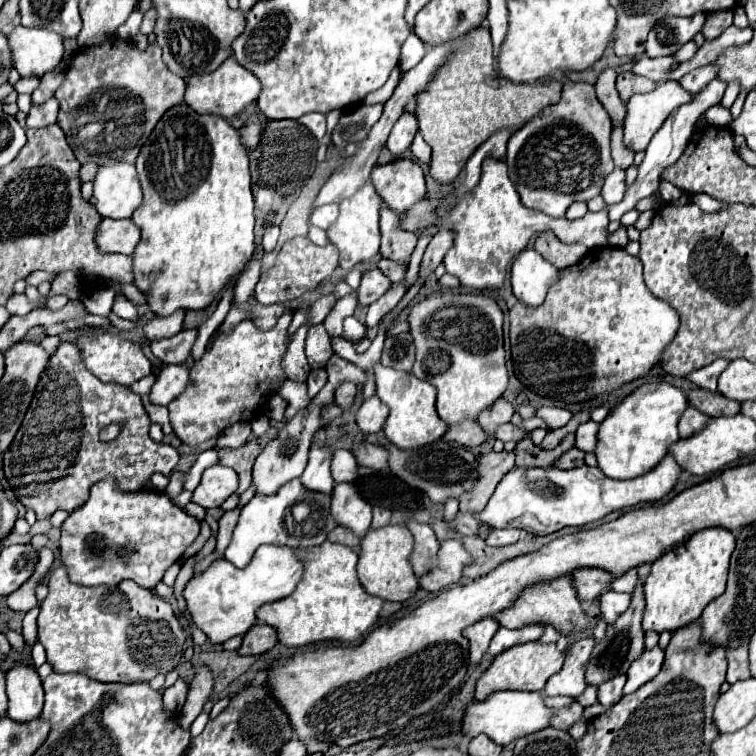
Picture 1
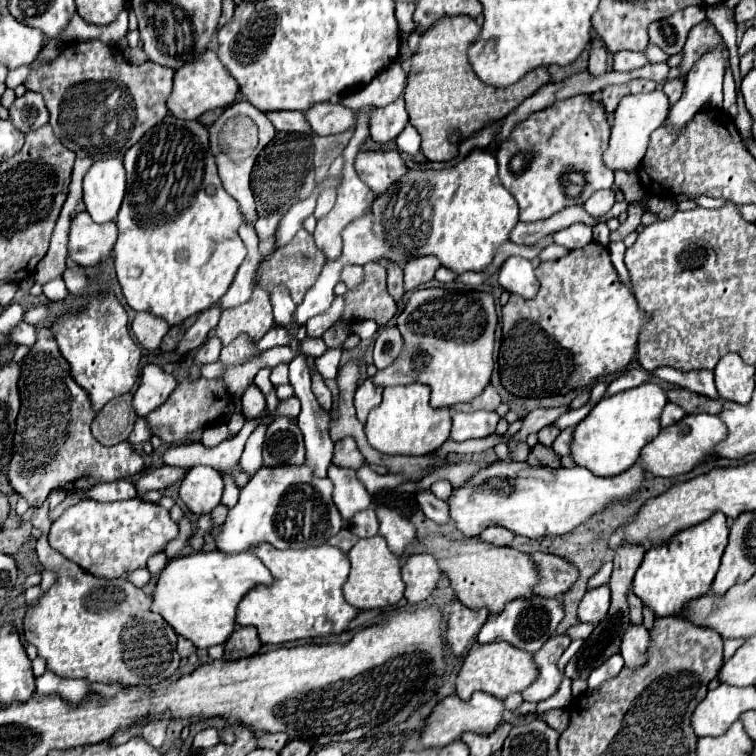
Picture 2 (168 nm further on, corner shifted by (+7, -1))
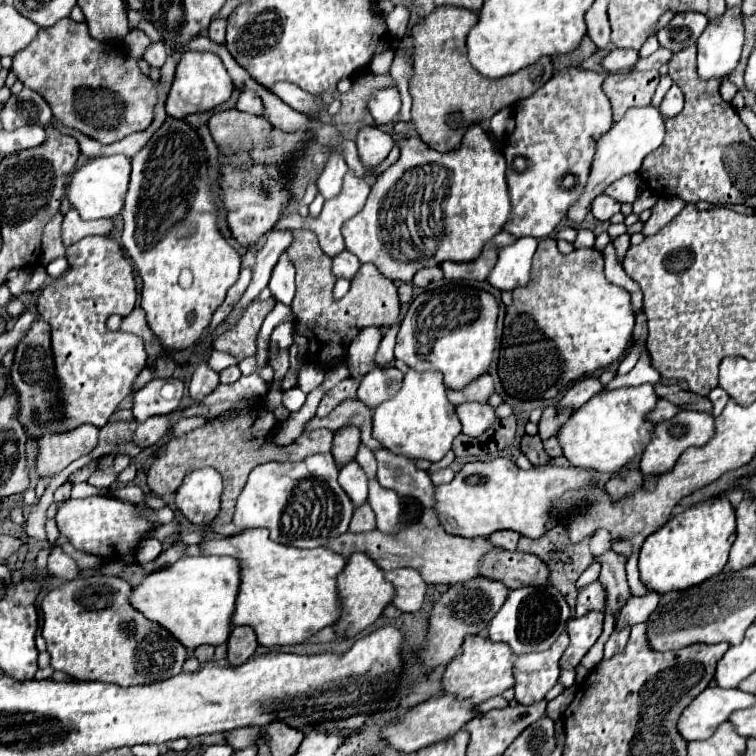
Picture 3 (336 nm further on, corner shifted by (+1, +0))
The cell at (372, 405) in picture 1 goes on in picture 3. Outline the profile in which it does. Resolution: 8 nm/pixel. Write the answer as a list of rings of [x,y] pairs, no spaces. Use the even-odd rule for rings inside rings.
[[[373,367],[361,381],[357,389],[357,399],[367,407],[375,409],[383,401],[391,399],[401,387],[403,373],[397,367]]]

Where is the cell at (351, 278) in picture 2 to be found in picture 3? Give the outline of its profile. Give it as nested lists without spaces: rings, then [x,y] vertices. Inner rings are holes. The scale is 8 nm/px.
[[[341,251],[339,255],[333,257],[331,261],[331,271],[337,275],[337,277],[345,277],[345,279],[353,279],[353,275],[357,273],[359,269],[359,259],[349,253],[349,251]]]

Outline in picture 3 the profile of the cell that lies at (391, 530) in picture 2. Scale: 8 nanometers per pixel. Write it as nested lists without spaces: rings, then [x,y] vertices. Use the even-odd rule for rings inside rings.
[[[369,479],[369,497],[367,503],[375,511],[377,529],[383,533],[397,533],[399,531],[399,497],[395,491],[385,489],[377,483],[377,479]]]

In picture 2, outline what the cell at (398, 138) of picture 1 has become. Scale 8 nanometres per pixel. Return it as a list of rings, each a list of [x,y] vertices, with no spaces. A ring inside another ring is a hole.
[[[403,98],[391,102],[389,106],[383,108],[375,108],[371,114],[371,138],[385,146],[389,142],[393,142],[405,128],[405,124],[409,124],[407,120],[407,110],[405,110],[405,102]]]

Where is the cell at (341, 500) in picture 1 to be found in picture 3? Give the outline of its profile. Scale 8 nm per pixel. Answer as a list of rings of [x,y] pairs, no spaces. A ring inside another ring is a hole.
[[[357,461],[341,467],[339,485],[345,489],[347,495],[351,495],[351,501],[355,505],[363,505],[367,501],[367,483],[369,483],[369,479],[367,479],[365,471],[357,465]]]

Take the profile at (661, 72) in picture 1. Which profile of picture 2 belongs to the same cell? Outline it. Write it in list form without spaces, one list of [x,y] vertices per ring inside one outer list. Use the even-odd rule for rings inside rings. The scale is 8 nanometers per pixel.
[[[623,50],[615,54],[613,60],[613,70],[617,72],[633,72],[637,68],[643,68],[643,64],[647,64],[647,56],[645,52],[631,52],[631,50]]]

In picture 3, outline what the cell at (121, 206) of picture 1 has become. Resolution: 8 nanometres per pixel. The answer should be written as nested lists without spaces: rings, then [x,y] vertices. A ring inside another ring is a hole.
[[[125,155],[87,159],[71,175],[71,183],[67,187],[67,199],[83,219],[113,219],[123,209],[129,171],[131,171],[131,161]]]

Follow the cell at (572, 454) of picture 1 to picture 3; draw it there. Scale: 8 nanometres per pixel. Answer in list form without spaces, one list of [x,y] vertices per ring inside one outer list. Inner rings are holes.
[[[523,435],[523,439],[521,439],[521,451],[537,467],[549,463],[549,457],[543,451],[543,441],[539,439],[539,435],[533,435],[533,437],[531,435]]]

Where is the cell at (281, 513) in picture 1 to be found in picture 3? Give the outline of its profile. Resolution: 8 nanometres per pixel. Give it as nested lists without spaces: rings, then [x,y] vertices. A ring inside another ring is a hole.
[[[331,453],[311,455],[299,463],[263,463],[249,473],[237,497],[233,523],[241,529],[265,527],[271,531],[271,539],[283,545],[301,549],[323,547],[347,531],[353,515],[353,503],[337,483],[337,473],[339,467]]]

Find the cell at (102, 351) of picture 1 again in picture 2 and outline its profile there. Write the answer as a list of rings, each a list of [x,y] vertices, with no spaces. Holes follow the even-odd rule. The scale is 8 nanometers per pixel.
[[[97,296],[85,310],[57,318],[51,326],[61,354],[71,364],[71,376],[89,392],[93,410],[97,412],[111,398],[129,392],[137,382],[141,348],[131,338],[127,322],[127,312],[113,296]]]

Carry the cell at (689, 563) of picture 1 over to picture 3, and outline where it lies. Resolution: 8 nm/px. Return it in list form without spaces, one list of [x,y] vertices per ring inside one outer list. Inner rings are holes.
[[[715,497],[705,503],[697,503],[677,515],[673,515],[659,531],[649,535],[641,545],[639,573],[647,589],[657,593],[683,591],[703,583],[727,563],[729,549],[735,541],[735,509],[725,497]]]

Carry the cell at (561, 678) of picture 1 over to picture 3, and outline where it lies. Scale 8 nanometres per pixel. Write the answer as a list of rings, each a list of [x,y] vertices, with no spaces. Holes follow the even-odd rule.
[[[561,633],[559,639],[541,653],[517,655],[515,659],[515,699],[521,705],[529,705],[545,699],[547,691],[557,683],[559,659],[569,645],[569,635]]]

